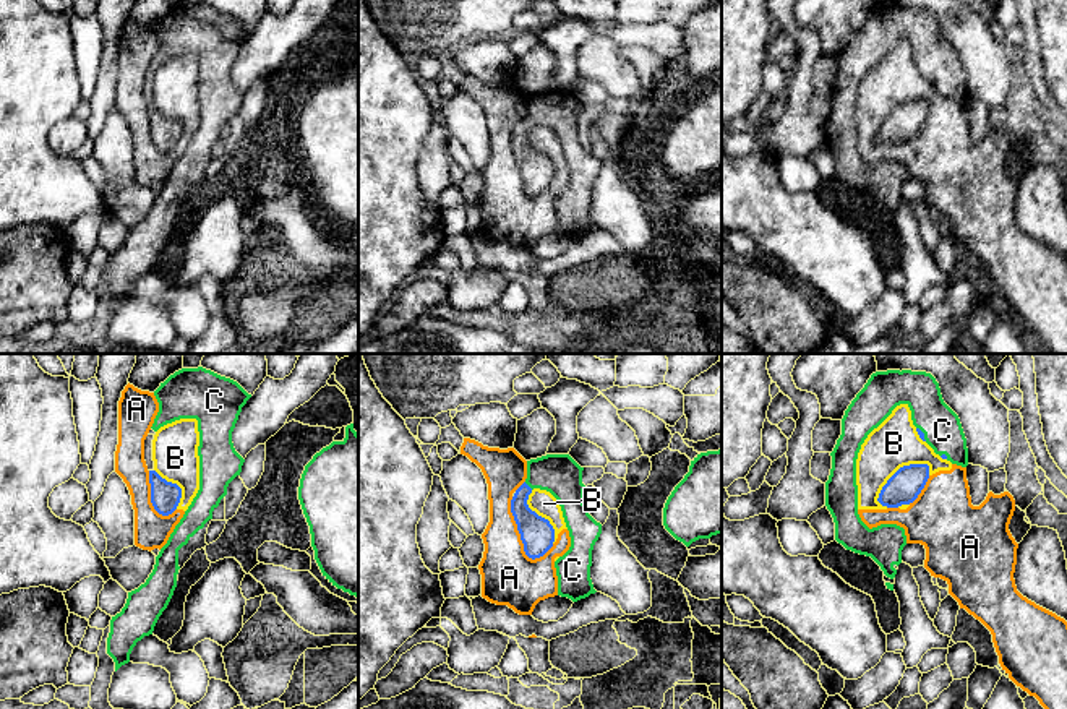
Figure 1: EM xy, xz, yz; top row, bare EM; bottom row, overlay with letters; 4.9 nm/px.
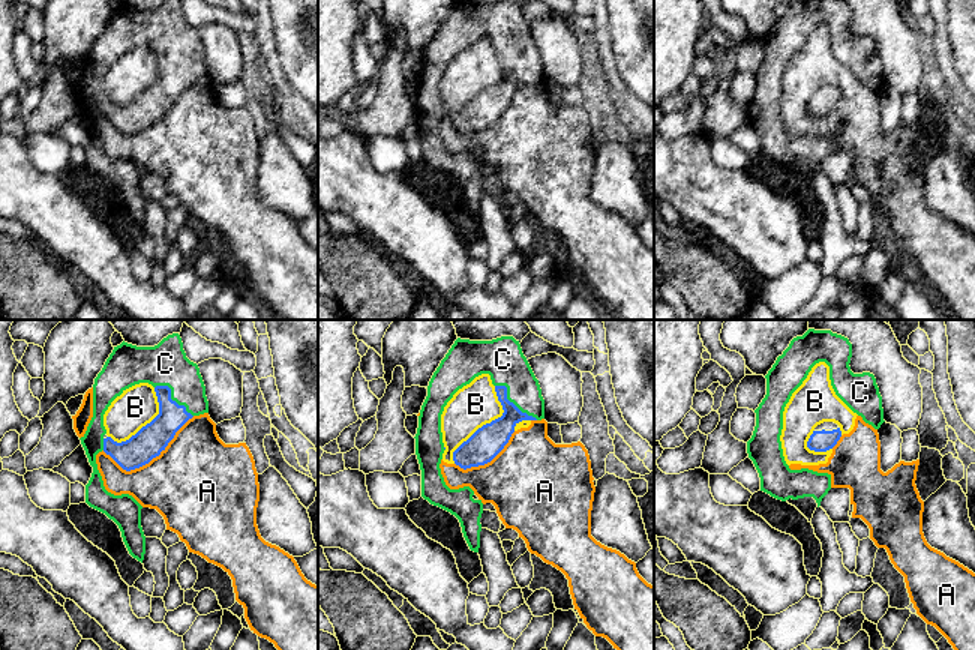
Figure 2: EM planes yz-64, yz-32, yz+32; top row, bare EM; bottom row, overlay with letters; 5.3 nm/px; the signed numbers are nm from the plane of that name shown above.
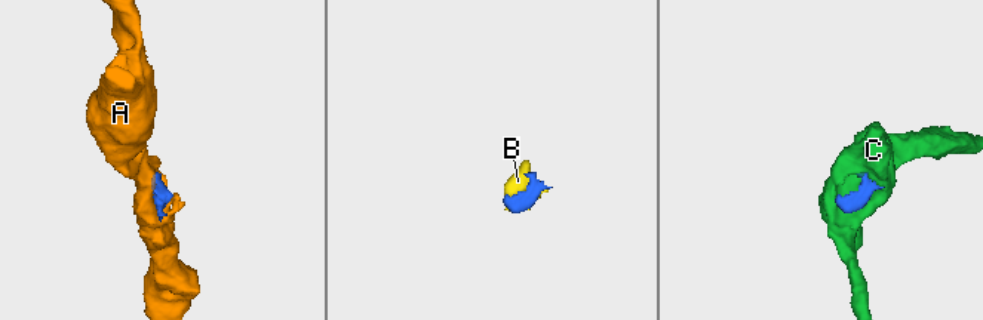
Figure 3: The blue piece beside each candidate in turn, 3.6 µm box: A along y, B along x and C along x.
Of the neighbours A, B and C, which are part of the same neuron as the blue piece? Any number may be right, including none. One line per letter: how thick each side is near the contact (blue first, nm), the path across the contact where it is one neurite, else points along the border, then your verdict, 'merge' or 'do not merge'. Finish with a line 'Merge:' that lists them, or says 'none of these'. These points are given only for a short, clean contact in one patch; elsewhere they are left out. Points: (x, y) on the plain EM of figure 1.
A: 170/280 nm | do not merge
B: 160/240 nm | do not merge
C: 170/200 nm | merge
Merge: C

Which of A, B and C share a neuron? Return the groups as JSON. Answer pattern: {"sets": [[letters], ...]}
{"sets": [["A", "B"], ["C"]]}

